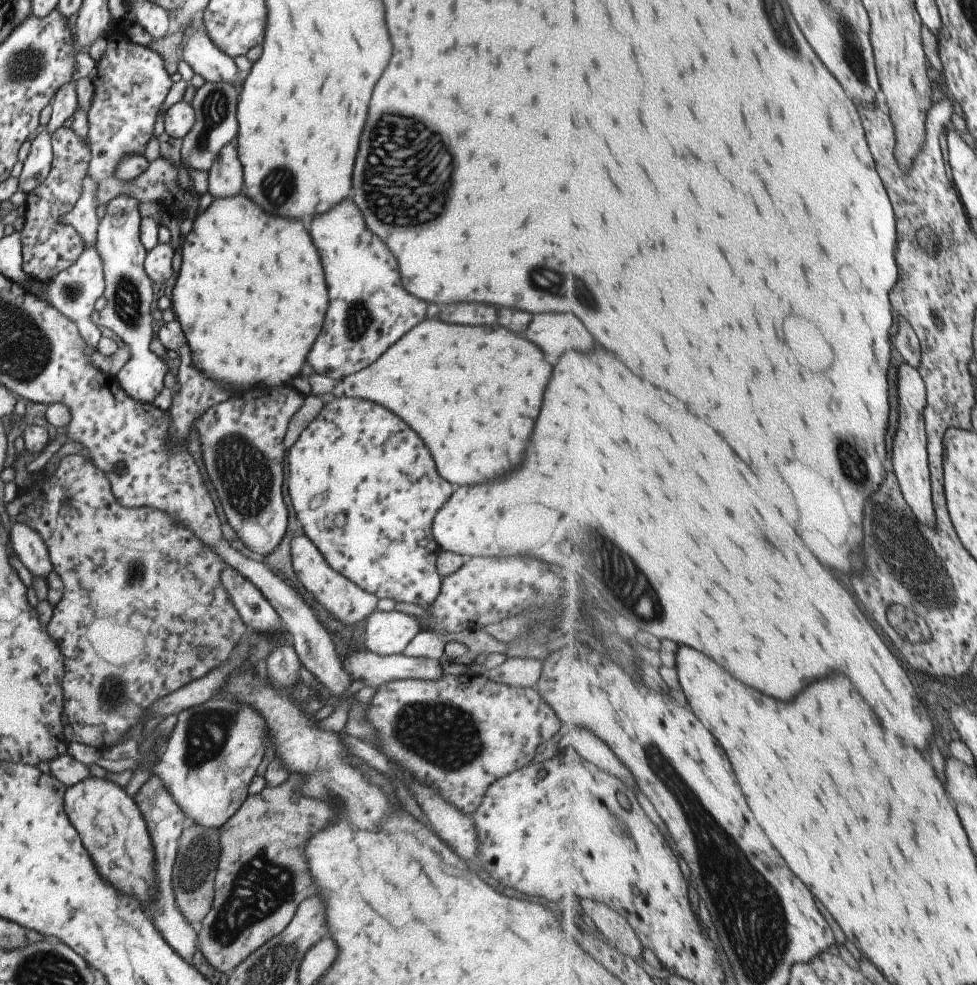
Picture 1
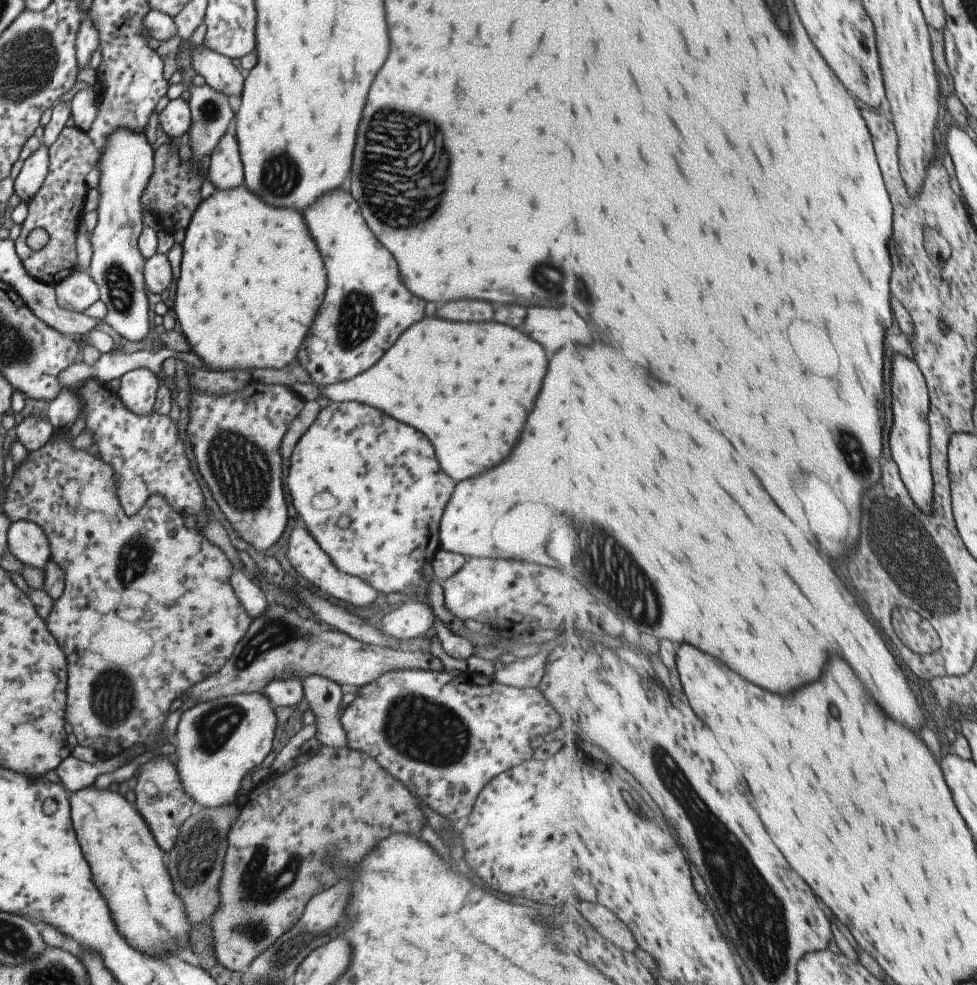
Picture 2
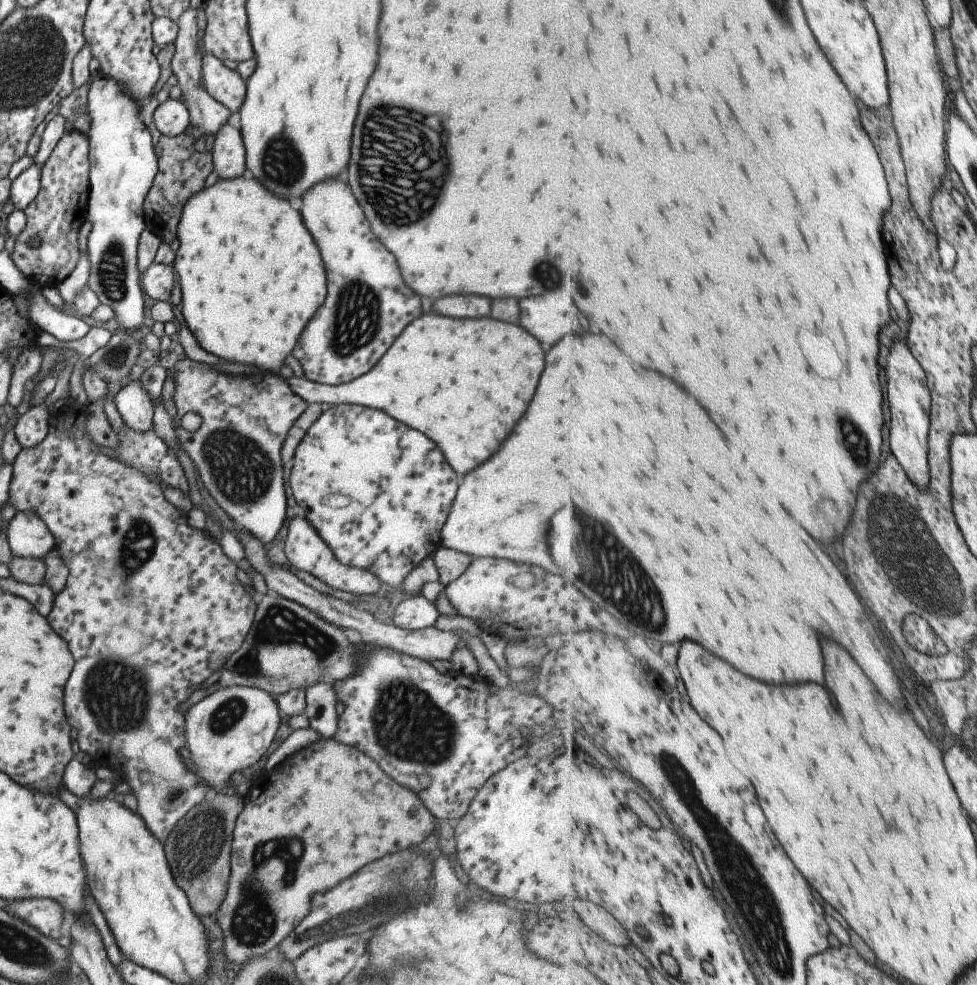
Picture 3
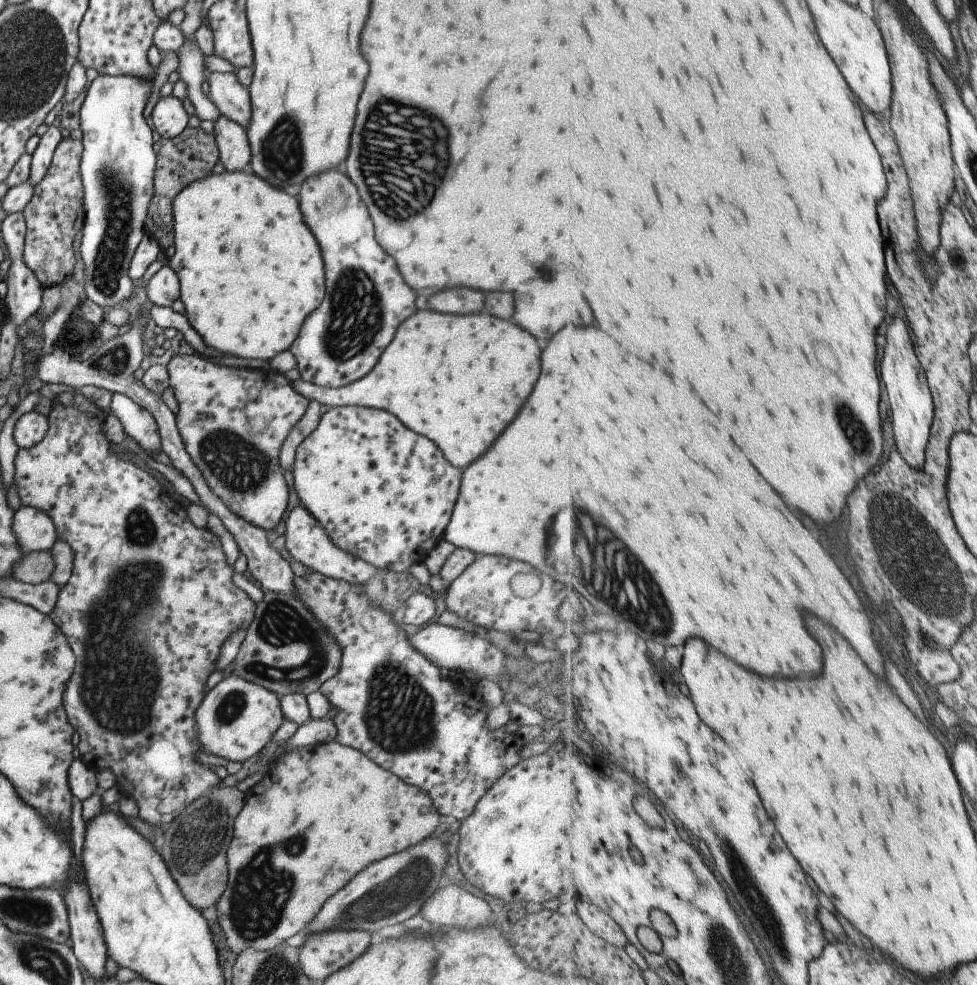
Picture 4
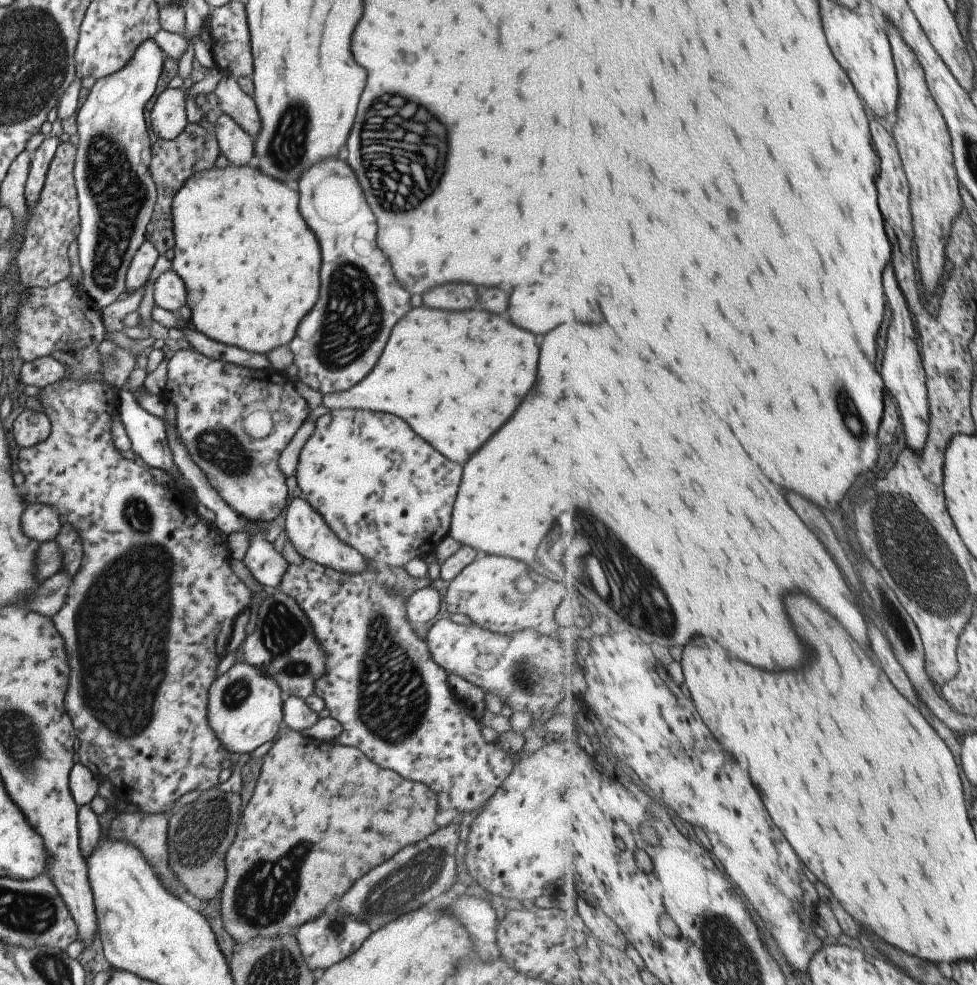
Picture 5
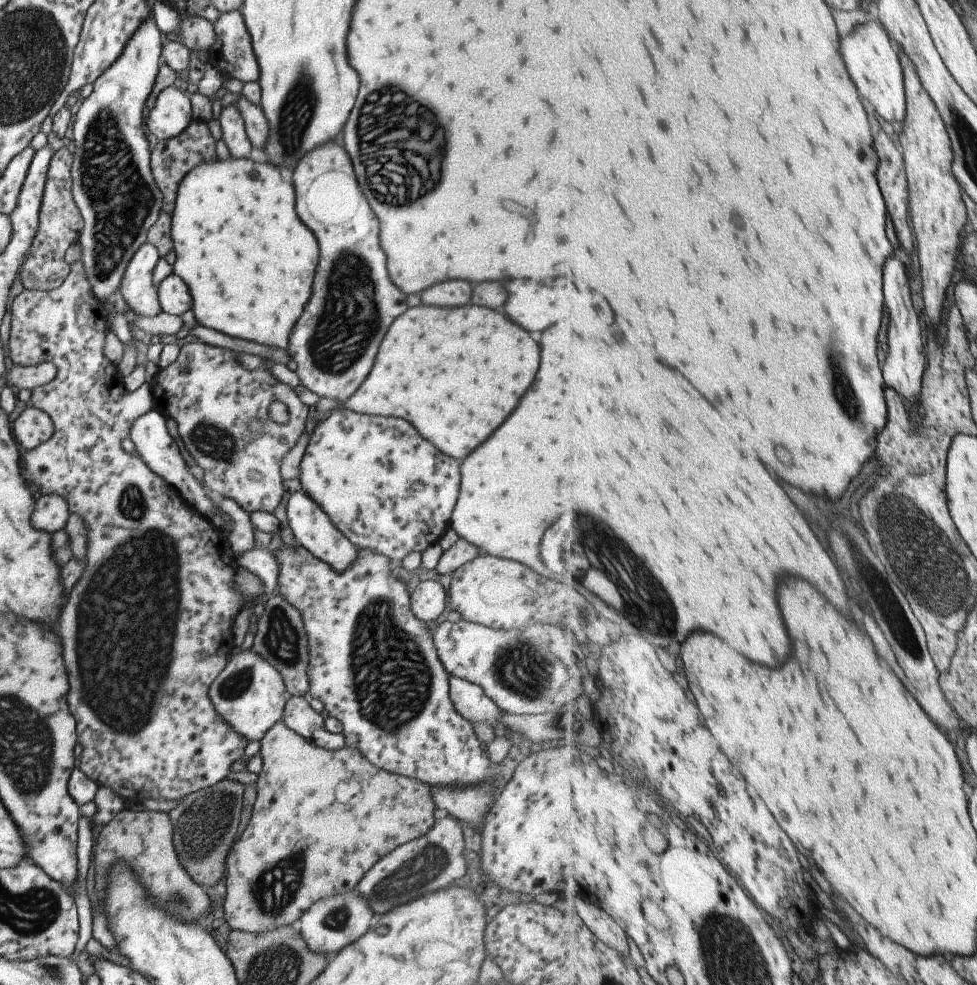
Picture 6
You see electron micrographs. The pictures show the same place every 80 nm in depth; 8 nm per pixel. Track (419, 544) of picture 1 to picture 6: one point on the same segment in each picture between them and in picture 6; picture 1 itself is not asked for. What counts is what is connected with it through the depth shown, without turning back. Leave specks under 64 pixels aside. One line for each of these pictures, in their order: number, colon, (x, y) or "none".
2: (381, 493)
3: (377, 492)
4: (383, 494)
5: (381, 489)
6: (383, 486)

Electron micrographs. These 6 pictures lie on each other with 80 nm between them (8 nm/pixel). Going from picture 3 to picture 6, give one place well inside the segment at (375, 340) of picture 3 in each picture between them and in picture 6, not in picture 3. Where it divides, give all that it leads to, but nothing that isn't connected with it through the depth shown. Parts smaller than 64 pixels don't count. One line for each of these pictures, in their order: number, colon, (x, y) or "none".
4: (365, 301)
5: (337, 342)
6: (333, 342)

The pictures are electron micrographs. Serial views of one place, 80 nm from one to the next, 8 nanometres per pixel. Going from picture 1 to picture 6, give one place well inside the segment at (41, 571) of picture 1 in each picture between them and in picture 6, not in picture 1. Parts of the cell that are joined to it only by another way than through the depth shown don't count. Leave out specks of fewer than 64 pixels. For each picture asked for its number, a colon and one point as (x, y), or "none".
2: (26, 541)
3: (28, 537)
4: (34, 532)
5: (39, 521)
6: (50, 514)

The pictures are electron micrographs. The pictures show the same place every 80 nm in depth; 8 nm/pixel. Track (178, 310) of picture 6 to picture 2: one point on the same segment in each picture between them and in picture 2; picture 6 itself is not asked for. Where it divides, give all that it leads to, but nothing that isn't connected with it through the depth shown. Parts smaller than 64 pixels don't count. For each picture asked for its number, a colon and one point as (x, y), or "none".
2: (156, 274)
3: (156, 282)
4: (162, 288)
5: (169, 294)

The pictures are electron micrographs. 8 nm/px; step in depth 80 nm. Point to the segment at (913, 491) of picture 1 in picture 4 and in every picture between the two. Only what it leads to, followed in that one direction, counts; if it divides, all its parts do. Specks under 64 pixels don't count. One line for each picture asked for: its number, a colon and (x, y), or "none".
2: (909, 438)
3: (910, 398)
4: (909, 395)

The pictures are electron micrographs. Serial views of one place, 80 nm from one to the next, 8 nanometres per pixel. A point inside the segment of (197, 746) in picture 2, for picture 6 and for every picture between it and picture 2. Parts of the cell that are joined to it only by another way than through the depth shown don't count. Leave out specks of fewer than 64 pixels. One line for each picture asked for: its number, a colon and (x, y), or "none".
3: (229, 729)
4: (236, 718)
5: (244, 708)
6: (249, 694)

